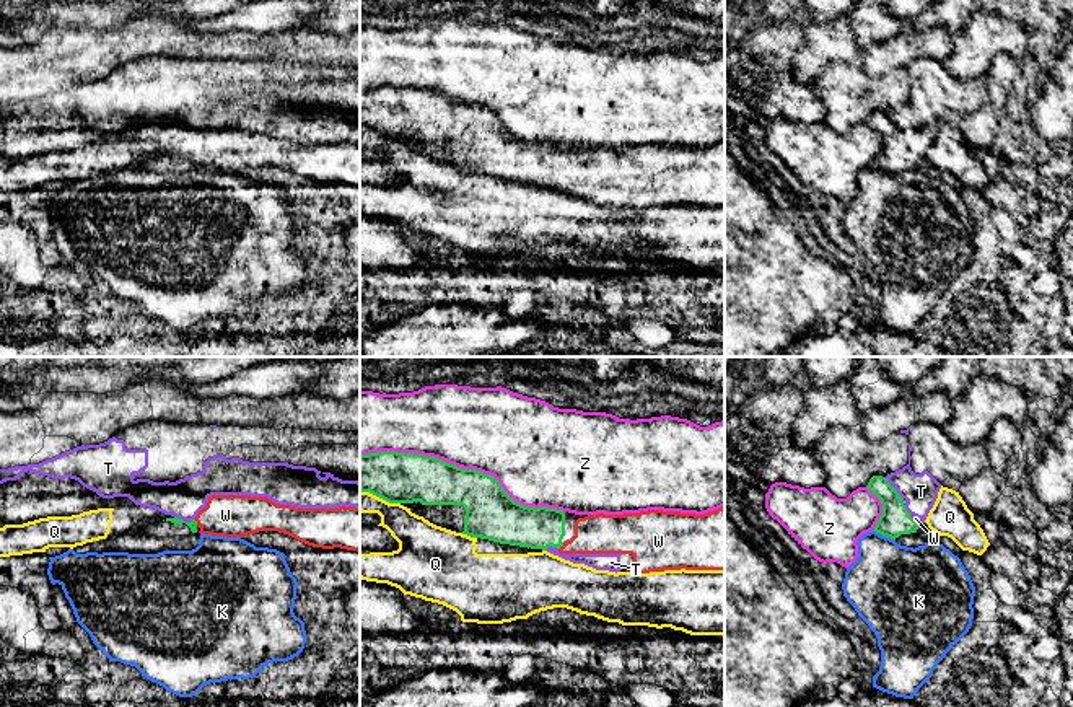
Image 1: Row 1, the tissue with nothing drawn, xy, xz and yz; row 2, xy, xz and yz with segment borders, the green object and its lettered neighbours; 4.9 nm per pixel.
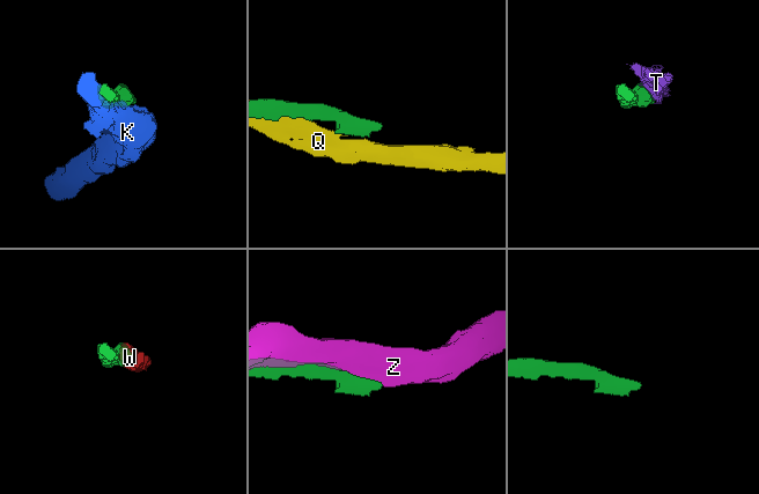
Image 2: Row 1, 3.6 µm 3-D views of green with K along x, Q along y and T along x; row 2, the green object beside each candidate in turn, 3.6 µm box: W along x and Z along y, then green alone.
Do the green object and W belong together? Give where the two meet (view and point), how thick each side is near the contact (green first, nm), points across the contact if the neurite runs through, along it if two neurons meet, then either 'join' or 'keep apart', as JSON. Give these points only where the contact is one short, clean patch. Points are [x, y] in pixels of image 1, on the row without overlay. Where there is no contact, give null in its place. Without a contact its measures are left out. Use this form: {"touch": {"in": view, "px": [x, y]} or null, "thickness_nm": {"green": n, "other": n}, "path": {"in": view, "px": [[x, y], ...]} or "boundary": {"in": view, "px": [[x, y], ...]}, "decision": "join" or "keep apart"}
{"touch": {"in": "xz", "px": [560, 181]}, "thickness_nm": {"green": 200, "other": 190}, "path": {"in": "xz", "px": [[516, 160], [543, 163], [560, 181], [575, 181], [600, 168]]}, "decision": "join"}

